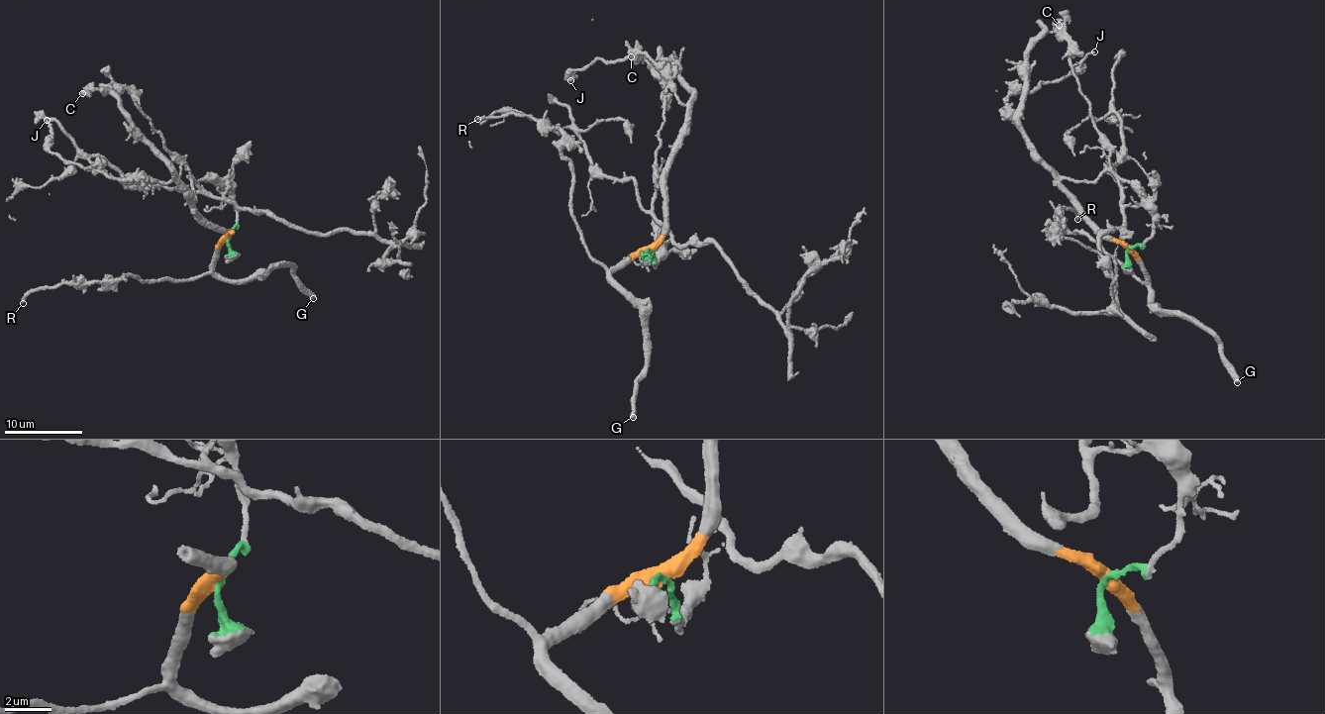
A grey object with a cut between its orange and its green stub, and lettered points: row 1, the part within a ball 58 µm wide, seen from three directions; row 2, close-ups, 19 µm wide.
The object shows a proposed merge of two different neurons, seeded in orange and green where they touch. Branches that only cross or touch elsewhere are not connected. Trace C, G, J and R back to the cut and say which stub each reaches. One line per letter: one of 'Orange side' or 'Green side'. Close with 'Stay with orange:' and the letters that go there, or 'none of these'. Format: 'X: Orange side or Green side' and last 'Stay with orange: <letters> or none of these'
C: Orange side
G: Orange side
J: Orange side
R: Orange side
Stay with orange: C, G, J, R

